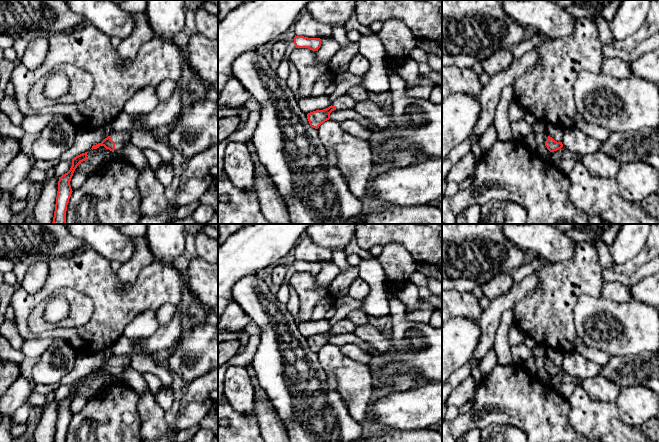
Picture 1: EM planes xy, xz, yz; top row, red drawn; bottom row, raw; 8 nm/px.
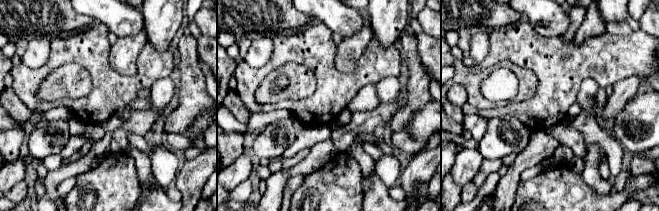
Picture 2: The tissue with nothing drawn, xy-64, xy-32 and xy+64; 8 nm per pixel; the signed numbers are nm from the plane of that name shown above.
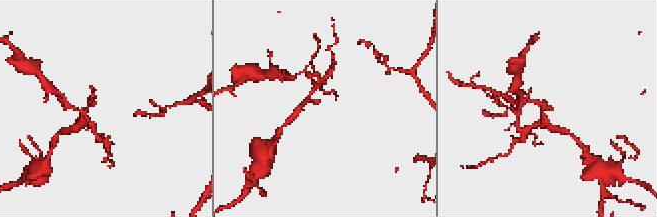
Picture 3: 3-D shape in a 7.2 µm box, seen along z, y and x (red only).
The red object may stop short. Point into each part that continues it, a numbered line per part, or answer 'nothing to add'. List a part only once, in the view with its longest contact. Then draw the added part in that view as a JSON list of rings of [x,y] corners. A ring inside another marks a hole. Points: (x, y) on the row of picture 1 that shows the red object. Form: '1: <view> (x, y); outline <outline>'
1: xy (120, 139); outline [[[114,131],[112,134],[110,134],[111,140],[115,143],[115,150],[114,153],[121,153],[124,146],[130,142],[130,132],[124,131],[124,132],[116,132]]]

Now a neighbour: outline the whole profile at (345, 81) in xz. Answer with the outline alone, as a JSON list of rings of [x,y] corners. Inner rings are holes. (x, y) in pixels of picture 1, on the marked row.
[[[346,71],[342,74],[336,75],[334,83],[336,84],[336,90],[332,94],[333,99],[345,95],[347,91],[353,86],[359,86],[363,81],[363,76],[356,76]]]

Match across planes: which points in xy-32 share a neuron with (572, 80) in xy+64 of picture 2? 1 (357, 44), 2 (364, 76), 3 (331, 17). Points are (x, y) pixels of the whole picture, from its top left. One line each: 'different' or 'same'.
1: different
2: same
3: different

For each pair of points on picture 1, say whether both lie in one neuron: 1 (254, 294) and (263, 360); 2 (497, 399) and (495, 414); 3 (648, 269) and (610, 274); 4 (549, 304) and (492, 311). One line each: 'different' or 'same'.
1: same
2: same
3: same
4: different

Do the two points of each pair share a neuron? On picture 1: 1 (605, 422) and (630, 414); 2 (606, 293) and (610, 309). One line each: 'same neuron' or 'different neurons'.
1: different neurons
2: different neurons

